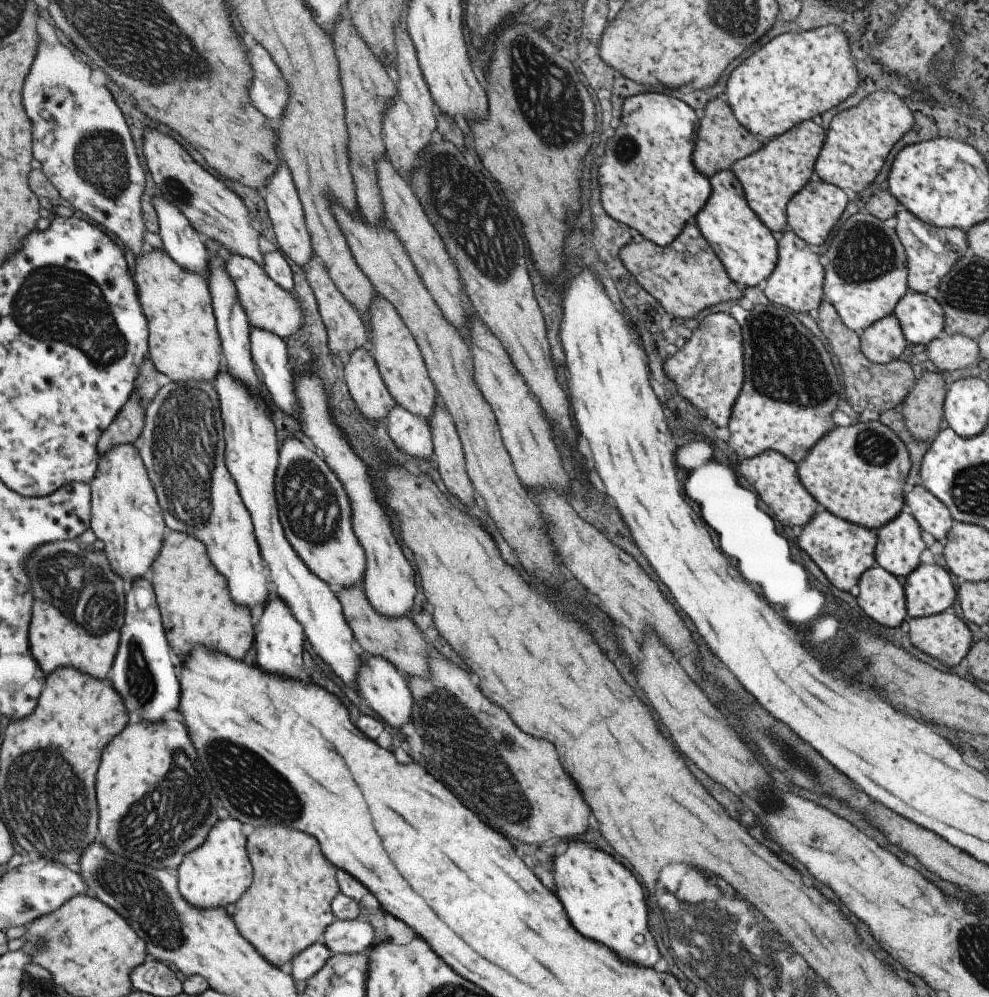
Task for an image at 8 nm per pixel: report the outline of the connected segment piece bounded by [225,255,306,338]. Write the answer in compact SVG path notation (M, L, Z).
M233 255L225 264L226 272L238 290L238 300L246 312L251 327L256 326L256 328L276 334L280 338L293 337L294 334L298 334L298 330L302 330L302 322L306 322L306 314L302 310L300 302L293 293L278 286L266 274L264 268L258 266L258 262L254 262L254 259L246 256Z

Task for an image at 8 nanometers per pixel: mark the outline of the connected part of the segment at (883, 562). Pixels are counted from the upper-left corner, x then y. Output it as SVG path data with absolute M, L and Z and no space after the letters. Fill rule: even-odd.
M901 512L877 530L877 538L876 562L890 574L903 581L920 566L920 556L926 550L926 544L922 540L922 528L913 514Z

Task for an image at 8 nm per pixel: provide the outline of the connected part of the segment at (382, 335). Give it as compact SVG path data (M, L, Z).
M377 296L370 304L369 353L373 356L380 374L392 398L410 414L422 416L426 422L432 420L434 408L442 401L434 382L430 380L421 350L412 333L400 318L397 310L385 298Z

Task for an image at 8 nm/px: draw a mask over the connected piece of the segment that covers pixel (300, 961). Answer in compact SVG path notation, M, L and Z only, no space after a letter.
M321 942L315 943L312 947L306 948L300 955L297 955L288 965L293 980L308 981L314 974L317 974L323 965L334 954Z

